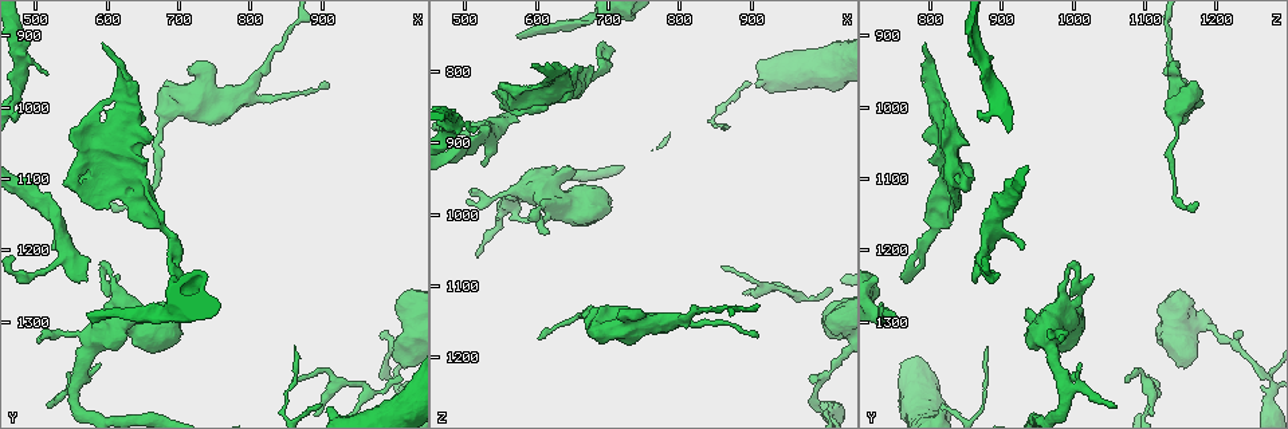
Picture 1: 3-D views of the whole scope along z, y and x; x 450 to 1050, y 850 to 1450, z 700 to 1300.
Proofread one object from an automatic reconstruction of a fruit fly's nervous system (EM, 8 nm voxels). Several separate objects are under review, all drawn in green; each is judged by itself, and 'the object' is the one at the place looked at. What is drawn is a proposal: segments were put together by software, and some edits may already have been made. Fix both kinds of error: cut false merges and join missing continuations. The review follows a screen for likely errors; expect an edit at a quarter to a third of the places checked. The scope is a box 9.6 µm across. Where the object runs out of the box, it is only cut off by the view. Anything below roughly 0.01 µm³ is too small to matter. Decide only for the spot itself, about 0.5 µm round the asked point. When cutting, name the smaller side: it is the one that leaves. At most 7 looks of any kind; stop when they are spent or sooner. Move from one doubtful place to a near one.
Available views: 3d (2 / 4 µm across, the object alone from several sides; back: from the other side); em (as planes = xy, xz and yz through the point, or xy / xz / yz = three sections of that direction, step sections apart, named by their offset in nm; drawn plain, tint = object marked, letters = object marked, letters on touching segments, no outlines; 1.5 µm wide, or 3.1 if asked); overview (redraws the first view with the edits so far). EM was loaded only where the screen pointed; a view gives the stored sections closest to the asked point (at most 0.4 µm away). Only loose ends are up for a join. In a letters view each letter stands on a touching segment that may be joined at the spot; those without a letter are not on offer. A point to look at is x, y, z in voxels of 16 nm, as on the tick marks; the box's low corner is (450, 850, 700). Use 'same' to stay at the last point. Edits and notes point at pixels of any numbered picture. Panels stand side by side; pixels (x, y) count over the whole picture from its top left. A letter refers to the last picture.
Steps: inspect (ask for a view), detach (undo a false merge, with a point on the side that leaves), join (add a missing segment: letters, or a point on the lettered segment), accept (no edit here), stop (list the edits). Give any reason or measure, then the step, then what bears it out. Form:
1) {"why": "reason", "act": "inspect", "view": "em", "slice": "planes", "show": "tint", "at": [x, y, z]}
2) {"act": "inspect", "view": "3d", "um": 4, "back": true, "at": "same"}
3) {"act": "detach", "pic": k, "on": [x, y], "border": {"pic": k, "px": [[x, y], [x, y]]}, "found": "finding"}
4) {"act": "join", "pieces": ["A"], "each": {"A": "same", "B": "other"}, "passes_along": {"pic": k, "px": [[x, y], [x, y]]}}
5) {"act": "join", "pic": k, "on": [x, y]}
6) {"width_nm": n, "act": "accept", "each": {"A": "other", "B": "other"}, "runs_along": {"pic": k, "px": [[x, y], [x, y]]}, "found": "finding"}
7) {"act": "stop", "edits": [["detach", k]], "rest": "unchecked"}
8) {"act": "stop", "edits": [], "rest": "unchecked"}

{"why": "abrupt turn", "act": "inspect", "view": "em", "slice": "planes", "show": "plain", "at": [920, 1385, 1100]}

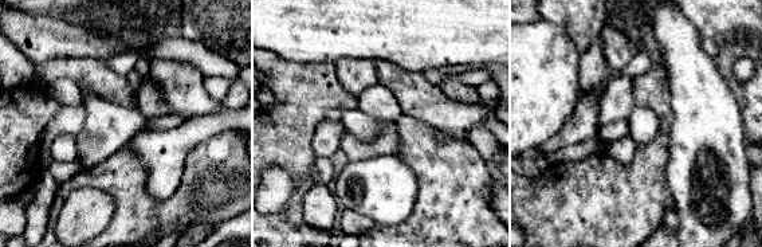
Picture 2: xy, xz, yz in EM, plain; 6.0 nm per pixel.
{"act": "inspect", "view": "em", "slice": "planes", "show": "letters", "at": "same"}

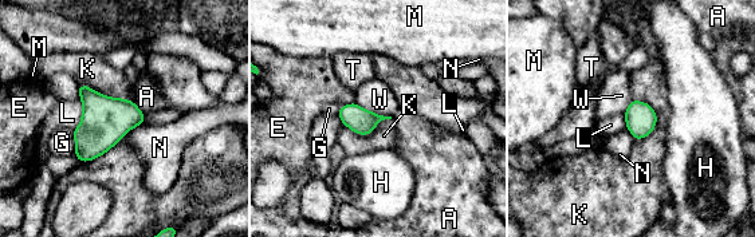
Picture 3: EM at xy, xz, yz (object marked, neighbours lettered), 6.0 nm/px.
{"longest_contact_nm": ["K", 280], "act": "accept", "each": {"A": "other", "E": "other", "G": "other", "H": "other", "K": "other", "L": "other", "M": "other", "N": "other", "T": "other", "W": "other"}, "border": {"pic": 3, "px": [[79, 97], [82, 117], [73, 130]]}, "found": "continuous, no second cell"}

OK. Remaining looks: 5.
{"why": "branch stops here", "act": "inspect", "view": "3d", "um": 2, "at": [575, 1245, 860]}

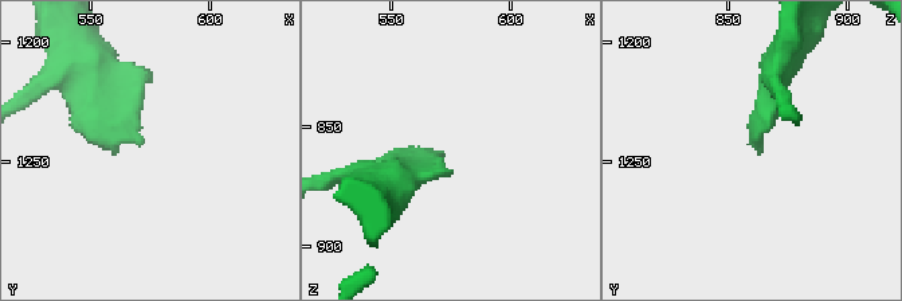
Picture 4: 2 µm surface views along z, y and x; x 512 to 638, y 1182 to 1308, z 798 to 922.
{"act": "inspect", "view": "em", "slice": "planes", "show": "letters", "at": [572, 1242, 860]}

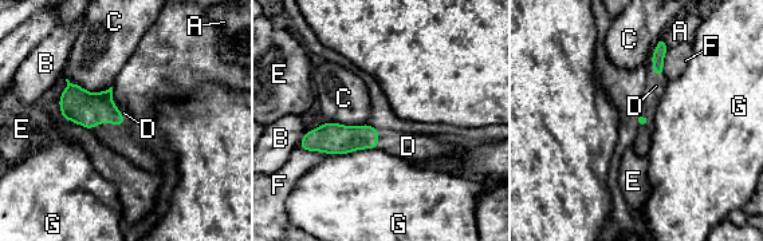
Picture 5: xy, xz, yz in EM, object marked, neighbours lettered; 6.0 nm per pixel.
{"act": "join", "pieces": ["D"], "each": {"A": "other", "B": "other", "C": "other", "D": "same", "E": "other", "F": "other", "G": "other"}, "passes_along": {"pic": 5, "px": [[657, 56], [653, 72], [656, 86]]}, "found": "it goes on there"}

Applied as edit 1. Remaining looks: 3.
{"why": "branch stops here", "act": "inspect", "view": "3d", "um": 4, "at": [570, 1285, 755]}

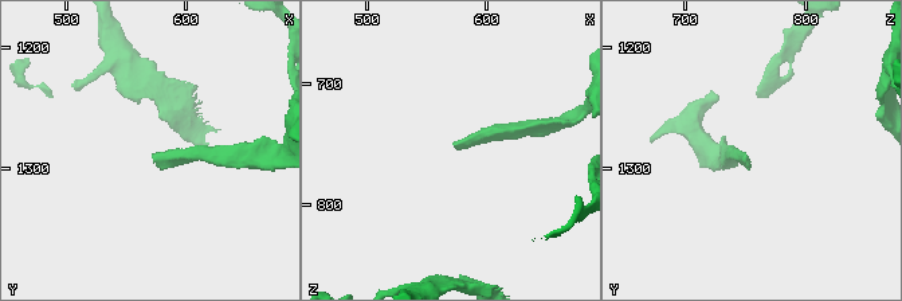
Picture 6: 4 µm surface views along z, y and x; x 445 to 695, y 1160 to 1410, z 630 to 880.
{"act": "inspect", "view": "em", "slice": "xz", "step": 8, "show": "letters", "at": [570, 1292, 750]}

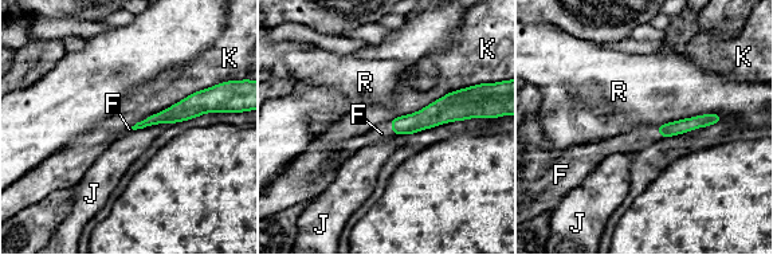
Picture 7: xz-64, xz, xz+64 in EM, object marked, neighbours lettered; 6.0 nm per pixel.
{"act": "inspect", "view": "em", "slice": "planes", "show": "letters", "at": "same"}

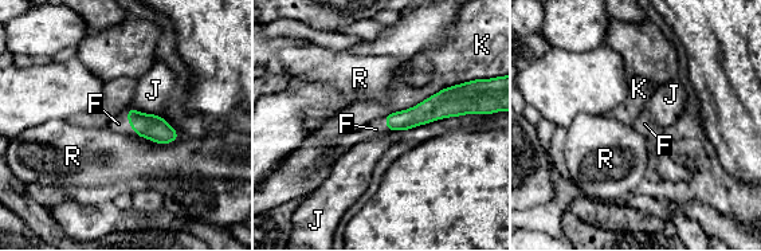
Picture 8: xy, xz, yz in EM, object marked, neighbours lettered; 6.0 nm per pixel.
{"width_nm": 120, "longest_contact_nm": ["K", 440], "act": "join", "pieces": ["F"], "each": {"F": "same", "J": "other", "K": "other", "R": "other"}, "found": "the cell continues"}

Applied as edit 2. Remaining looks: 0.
{"act": "stop", "edits": [["join", 5], ["join", 8]], "rest": "unchecked"}

